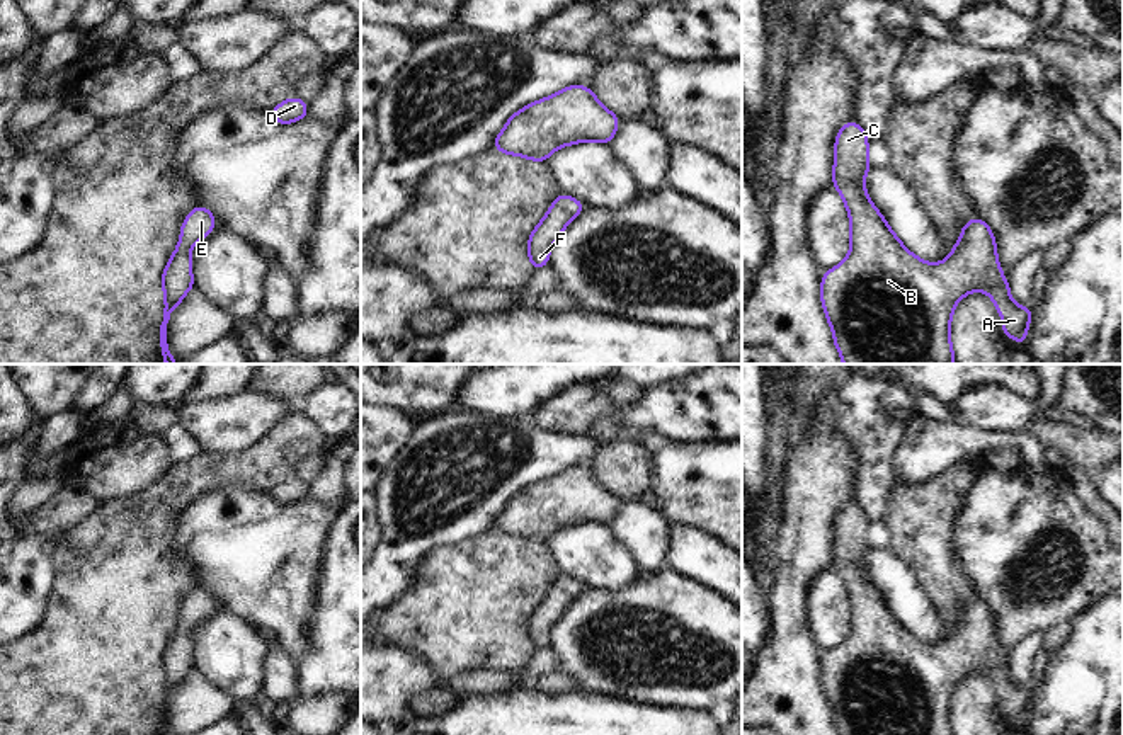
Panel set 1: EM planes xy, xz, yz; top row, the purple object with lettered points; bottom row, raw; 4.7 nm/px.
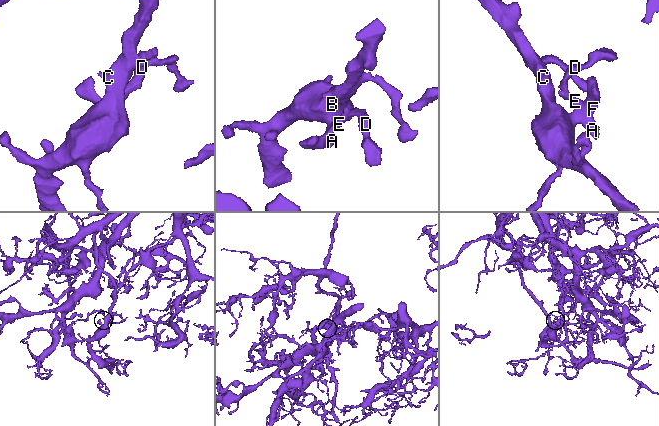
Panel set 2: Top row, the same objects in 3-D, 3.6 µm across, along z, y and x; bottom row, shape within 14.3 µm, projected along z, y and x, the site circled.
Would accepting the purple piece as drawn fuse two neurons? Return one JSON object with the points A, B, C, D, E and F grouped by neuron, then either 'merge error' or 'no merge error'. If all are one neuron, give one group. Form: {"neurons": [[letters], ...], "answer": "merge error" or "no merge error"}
{"neurons": [["A", "B", "C", "D", "E", "F"]], "answer": "no merge error"}

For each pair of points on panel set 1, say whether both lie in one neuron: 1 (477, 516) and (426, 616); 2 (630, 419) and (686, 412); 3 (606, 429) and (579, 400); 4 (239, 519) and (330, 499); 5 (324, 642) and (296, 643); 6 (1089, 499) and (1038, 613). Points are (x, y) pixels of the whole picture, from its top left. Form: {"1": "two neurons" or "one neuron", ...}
{"1": "two neurons", "2": "one neuron", "3": "two neurons", "4": "two neurons", "5": "two neurons", "6": "two neurons"}

